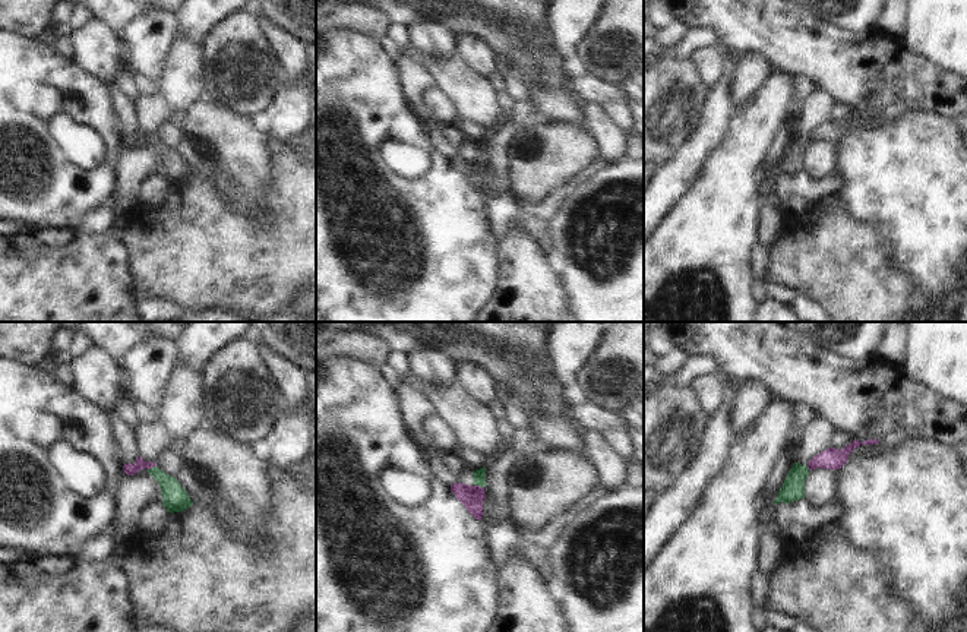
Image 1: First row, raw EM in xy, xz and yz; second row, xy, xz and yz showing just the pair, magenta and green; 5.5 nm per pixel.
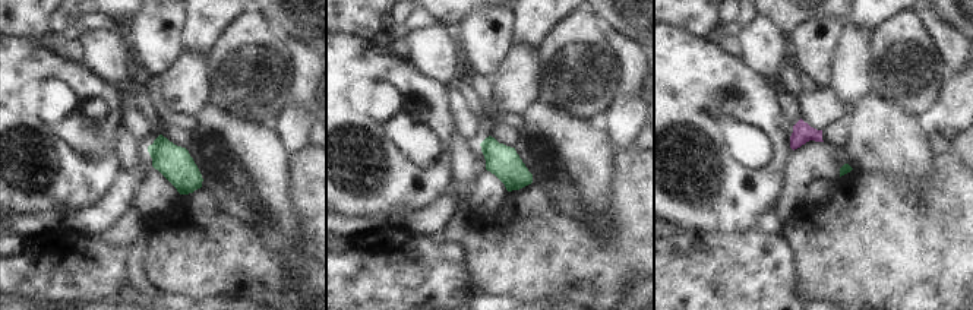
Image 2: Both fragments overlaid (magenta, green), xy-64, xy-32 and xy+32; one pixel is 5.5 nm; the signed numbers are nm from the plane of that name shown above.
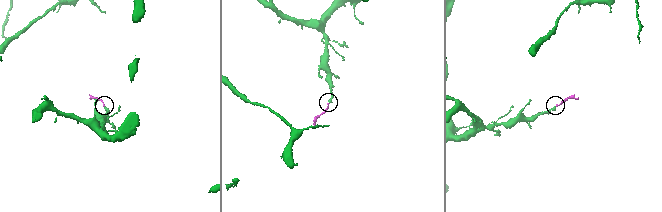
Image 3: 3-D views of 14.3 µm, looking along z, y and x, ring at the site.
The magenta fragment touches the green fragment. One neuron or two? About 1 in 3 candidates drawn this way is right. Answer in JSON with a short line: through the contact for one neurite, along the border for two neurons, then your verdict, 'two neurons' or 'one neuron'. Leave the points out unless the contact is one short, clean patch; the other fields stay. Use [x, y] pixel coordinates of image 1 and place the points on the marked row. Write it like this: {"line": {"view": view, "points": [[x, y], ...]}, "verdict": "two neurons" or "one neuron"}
{"line": {"view": "xz", "points": [[471, 496], [479, 486], [479, 476]]}, "verdict": "one neuron"}

